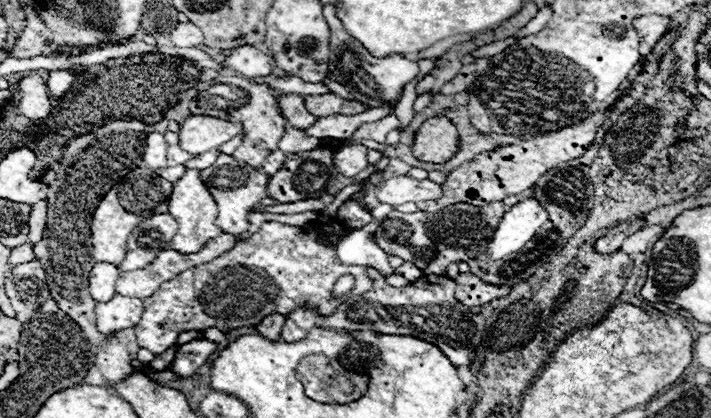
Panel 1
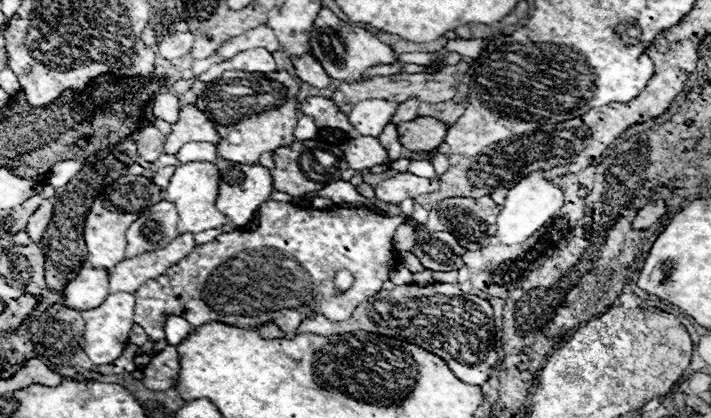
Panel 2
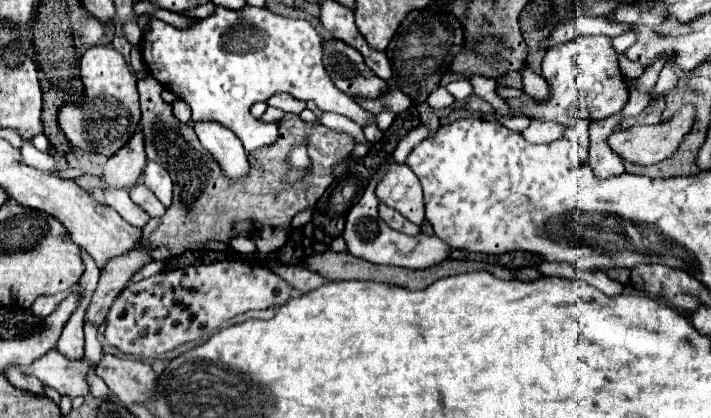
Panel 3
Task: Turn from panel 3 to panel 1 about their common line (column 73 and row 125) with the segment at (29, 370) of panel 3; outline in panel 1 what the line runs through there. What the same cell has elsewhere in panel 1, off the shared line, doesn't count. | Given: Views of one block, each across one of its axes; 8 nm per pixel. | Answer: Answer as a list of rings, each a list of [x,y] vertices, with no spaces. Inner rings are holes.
[[[390,114],[390,116],[384,116],[380,120],[376,120],[376,122],[364,122],[354,132],[352,138],[356,138],[356,140],[374,140],[374,142],[380,142],[382,144],[382,142],[386,142],[388,132],[394,130],[398,124],[400,124],[398,118],[394,114]]]

